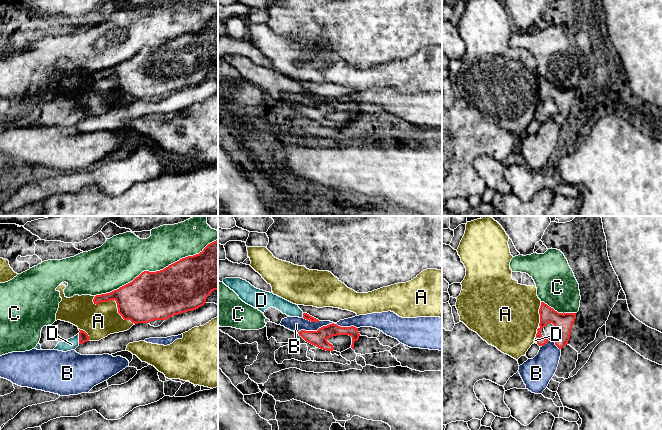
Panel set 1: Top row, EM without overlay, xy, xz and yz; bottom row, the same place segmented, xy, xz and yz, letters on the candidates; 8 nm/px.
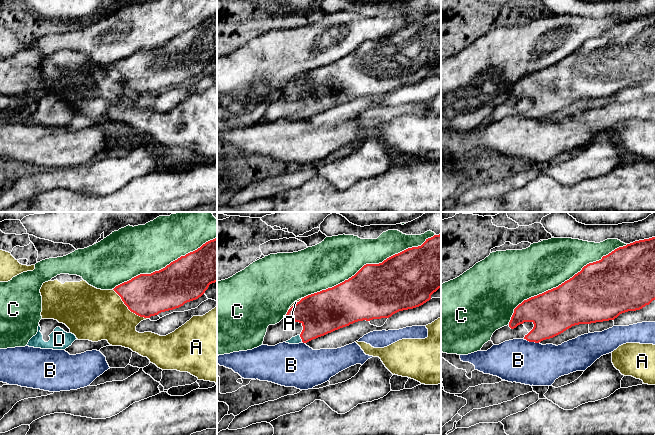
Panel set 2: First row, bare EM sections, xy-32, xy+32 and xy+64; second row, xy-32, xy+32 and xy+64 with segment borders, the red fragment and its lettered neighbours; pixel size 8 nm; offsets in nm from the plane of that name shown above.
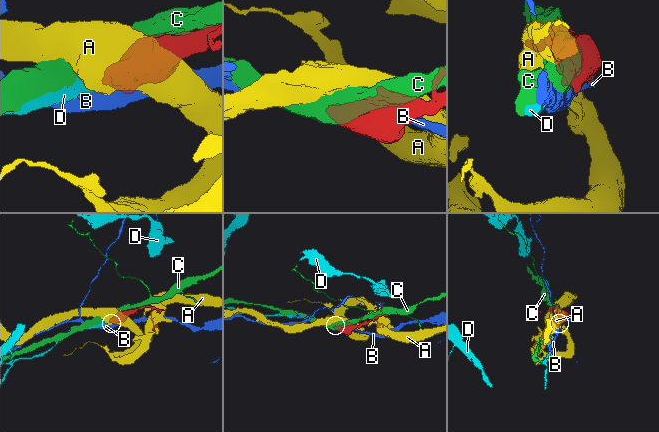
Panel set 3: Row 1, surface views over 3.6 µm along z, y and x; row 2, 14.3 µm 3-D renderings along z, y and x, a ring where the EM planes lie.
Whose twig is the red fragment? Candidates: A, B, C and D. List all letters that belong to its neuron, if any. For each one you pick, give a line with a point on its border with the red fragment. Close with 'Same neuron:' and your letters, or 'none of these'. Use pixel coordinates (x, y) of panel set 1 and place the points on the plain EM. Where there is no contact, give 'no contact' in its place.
D: xy (79, 115)
Same neuron: D

